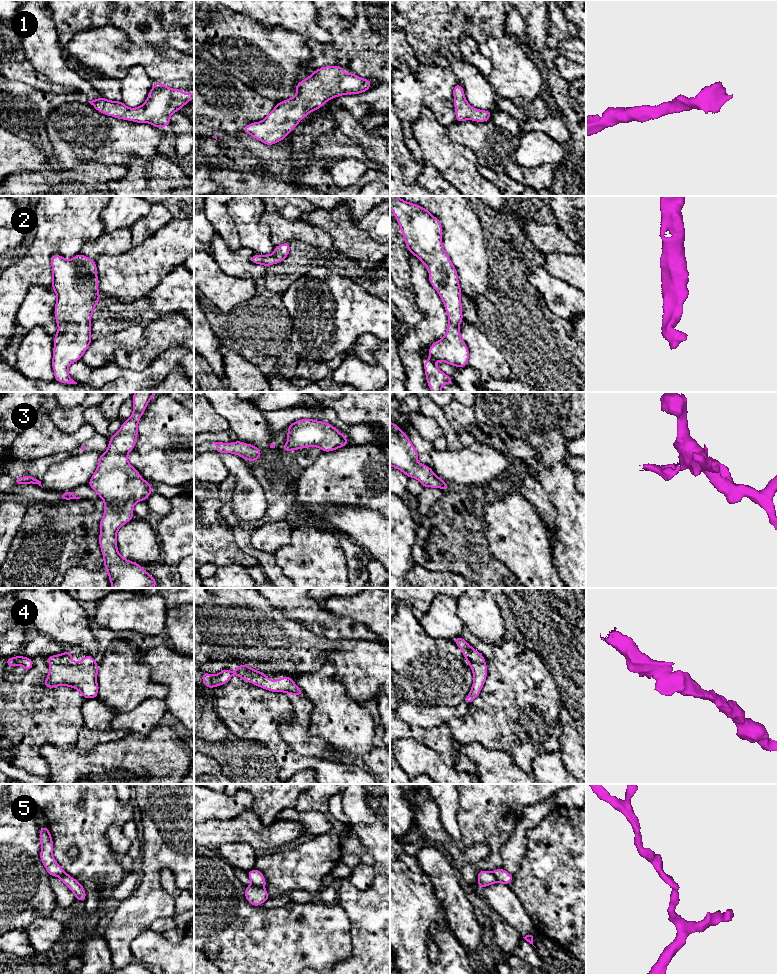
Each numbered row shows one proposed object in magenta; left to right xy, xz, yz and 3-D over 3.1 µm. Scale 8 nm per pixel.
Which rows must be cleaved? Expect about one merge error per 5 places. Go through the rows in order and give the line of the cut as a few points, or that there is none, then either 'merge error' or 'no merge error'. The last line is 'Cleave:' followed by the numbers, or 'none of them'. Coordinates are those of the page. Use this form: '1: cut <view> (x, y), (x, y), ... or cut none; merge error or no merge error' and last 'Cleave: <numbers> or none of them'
1: cut none; no merge error
2: cut none; no merge error
3: cut xz (285, 444), (288, 449); merge error
4: cut none; no merge error
5: cut xz (252, 883), (263, 888); merge error
Cleave: 3, 5

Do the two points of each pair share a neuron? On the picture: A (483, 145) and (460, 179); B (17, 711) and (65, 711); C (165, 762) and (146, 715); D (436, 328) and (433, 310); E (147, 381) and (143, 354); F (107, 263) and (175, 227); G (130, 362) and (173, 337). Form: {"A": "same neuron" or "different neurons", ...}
{"A": "different neurons", "B": "same neuron", "C": "different neurons", "D": "same neuron", "E": "different neurons", "F": "same neuron", "G": "same neuron"}

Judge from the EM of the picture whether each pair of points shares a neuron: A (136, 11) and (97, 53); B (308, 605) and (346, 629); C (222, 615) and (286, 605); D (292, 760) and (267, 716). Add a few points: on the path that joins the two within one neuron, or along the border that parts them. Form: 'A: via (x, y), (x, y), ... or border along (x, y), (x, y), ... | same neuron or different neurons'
A: border along (96, 28), (113, 25), (132, 40), (140, 41) | different neurons
B: via (317, 614), (327, 624), (337, 628) | same neuron
C: border along (272, 605), (284, 615) | different neurons
D: via (281, 757), (280, 749), (269, 736), (267, 730) | same neuron

